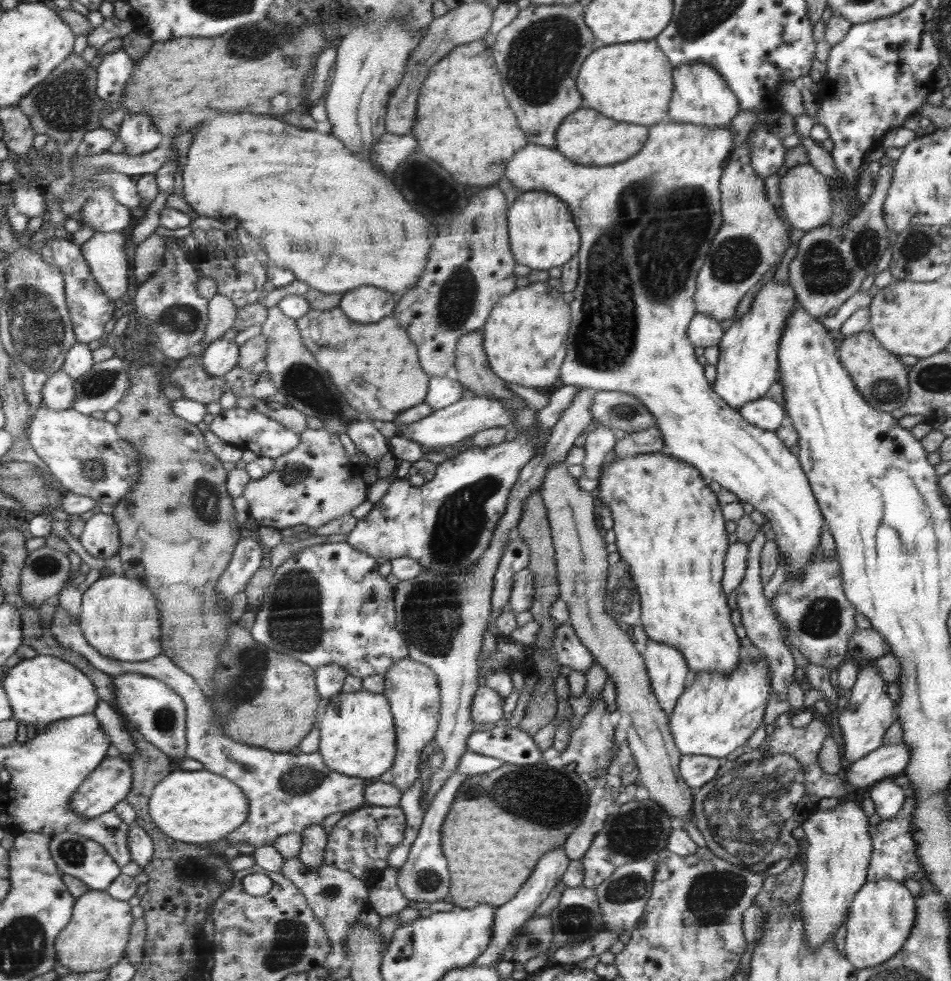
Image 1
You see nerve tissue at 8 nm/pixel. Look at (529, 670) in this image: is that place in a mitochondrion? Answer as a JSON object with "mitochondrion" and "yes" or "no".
{"mitochondrion":"no"}

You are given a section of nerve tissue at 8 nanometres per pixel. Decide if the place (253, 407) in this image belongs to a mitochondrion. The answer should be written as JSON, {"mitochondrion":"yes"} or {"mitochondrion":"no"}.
{"mitochondrion":"no"}

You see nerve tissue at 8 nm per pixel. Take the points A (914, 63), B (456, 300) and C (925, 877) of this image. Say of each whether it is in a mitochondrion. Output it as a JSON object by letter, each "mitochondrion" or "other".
{"A":"other","B":"mitochondrion","C":"other"}

